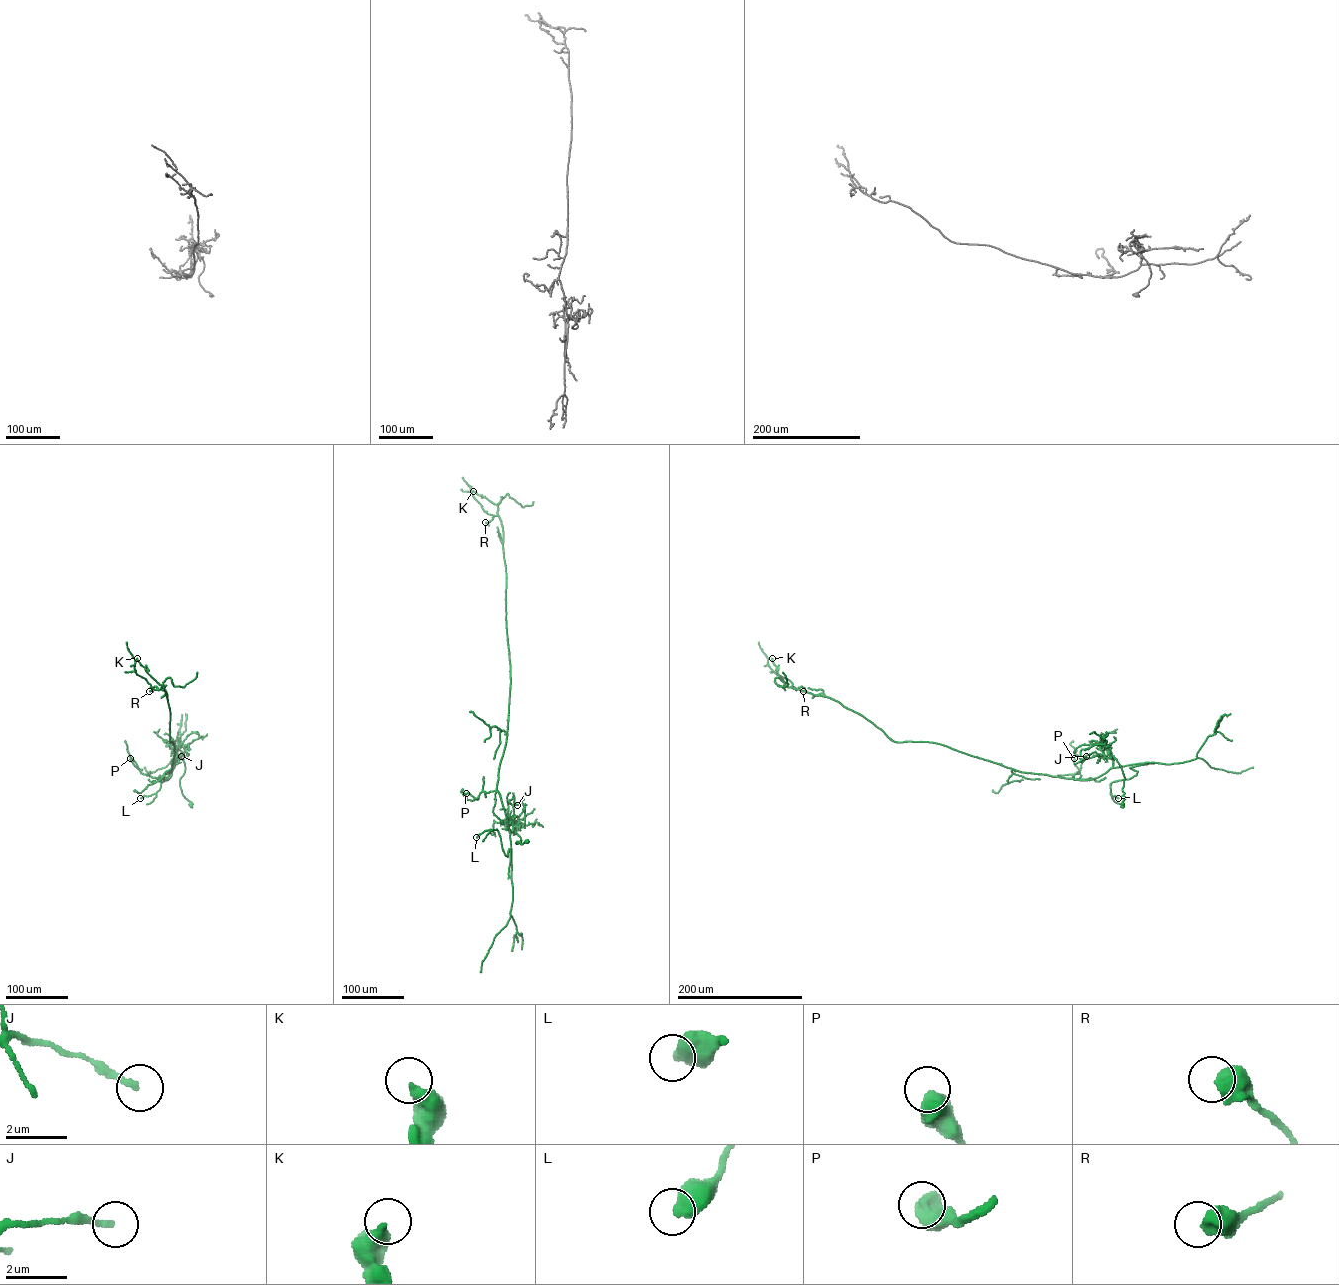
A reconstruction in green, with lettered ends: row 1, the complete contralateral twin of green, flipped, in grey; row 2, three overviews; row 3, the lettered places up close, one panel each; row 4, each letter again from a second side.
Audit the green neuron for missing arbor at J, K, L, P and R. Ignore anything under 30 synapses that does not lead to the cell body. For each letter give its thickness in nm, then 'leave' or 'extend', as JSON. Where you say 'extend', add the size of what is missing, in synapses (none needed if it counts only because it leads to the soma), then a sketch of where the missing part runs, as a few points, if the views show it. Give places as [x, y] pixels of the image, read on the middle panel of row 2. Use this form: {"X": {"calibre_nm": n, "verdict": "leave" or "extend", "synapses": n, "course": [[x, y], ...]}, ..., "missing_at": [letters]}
{"J": {"calibre_nm": 190, "verdict": "leave"}, "K": {"calibre_nm": 480, "verdict": "leave"}, "L": {"calibre_nm": 550, "verdict": "leave"}, "P": {"calibre_nm": 650, "verdict": "leave"}, "R": {"calibre_nm": 600, "verdict": "leave"}, "missing_at": []}

